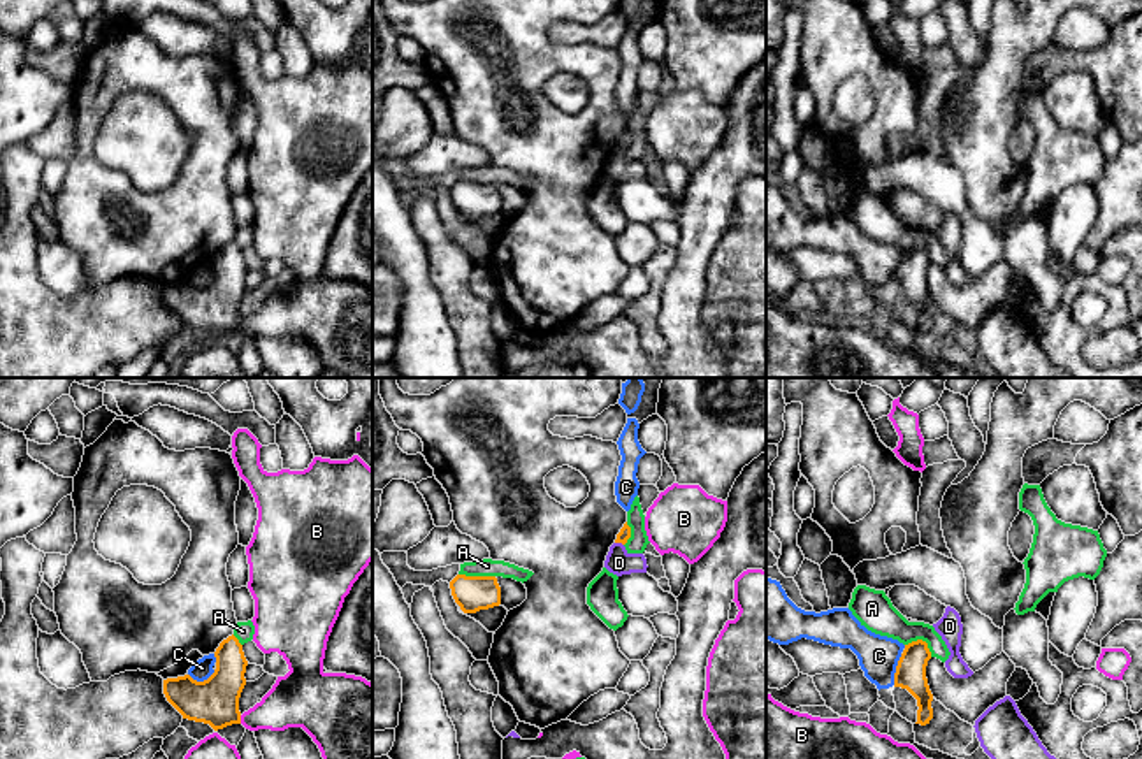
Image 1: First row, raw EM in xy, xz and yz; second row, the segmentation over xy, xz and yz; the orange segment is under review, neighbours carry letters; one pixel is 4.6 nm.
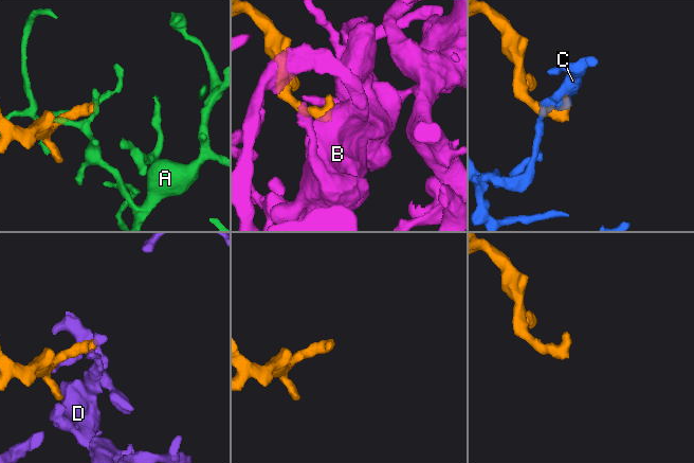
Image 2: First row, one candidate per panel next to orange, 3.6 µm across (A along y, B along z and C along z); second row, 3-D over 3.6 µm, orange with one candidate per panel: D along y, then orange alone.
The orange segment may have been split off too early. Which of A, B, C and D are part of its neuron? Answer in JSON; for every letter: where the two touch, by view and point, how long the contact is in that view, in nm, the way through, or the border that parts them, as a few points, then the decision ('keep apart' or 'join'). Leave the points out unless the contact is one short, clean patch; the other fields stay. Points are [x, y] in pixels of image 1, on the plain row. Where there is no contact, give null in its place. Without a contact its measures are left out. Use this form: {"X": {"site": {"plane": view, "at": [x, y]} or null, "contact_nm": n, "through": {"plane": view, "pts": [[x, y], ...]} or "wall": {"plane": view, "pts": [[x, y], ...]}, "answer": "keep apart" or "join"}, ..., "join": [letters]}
{"A": {"site": {"plane": "xz", "at": [477, 183]}, "contact_nm": 170, "answer": "keep apart"}, "B": {"site": {"plane": "xy", "at": [239, 325]}, "contact_nm": 40, "answer": "join"}, "C": {"site": {"plane": "yz", "at": [896, 276]}, "contact_nm": 150, "wall": {"plane": "yz", "pts": [[902, 260], [893, 290]]}, "answer": "keep apart"}, "D": {"site": {"plane": "xz", "at": [619, 148]}, "contact_nm": 40, "wall": {"plane": "xz", "pts": [[615, 148], [622, 151]]}, "answer": "keep apart"}, "join": ["B"]}

